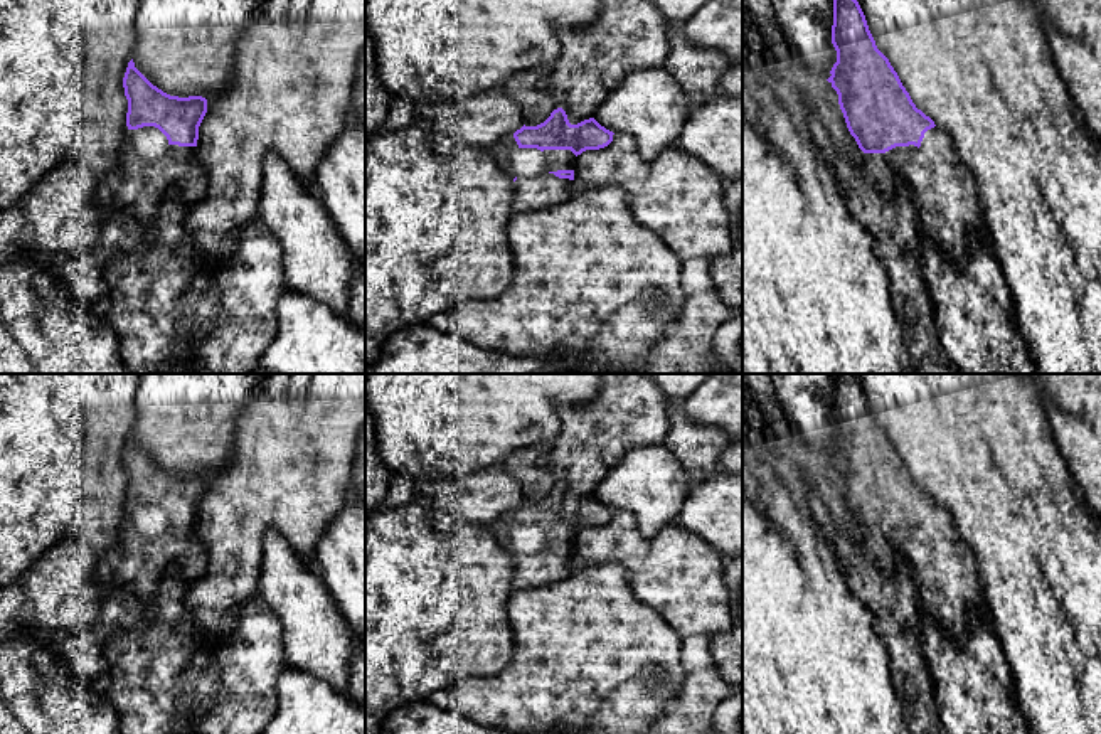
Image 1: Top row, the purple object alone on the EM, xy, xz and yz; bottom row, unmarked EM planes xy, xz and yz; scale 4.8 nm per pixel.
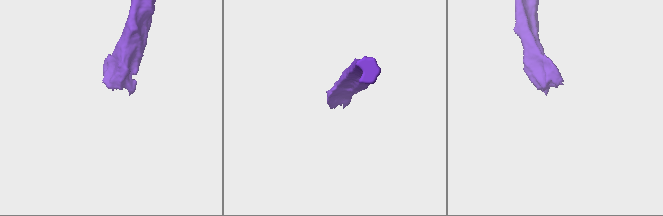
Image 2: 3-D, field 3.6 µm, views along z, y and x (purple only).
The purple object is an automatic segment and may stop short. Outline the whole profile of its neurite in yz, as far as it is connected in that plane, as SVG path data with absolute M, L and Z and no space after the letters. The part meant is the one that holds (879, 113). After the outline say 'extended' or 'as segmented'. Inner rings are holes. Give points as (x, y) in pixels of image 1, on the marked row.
M833 0L832 44L837 62L827 79L838 94L847 128L864 153L886 153L896 146L921 146L934 121L916 108L889 59L877 49L857 0Z; as segmented

